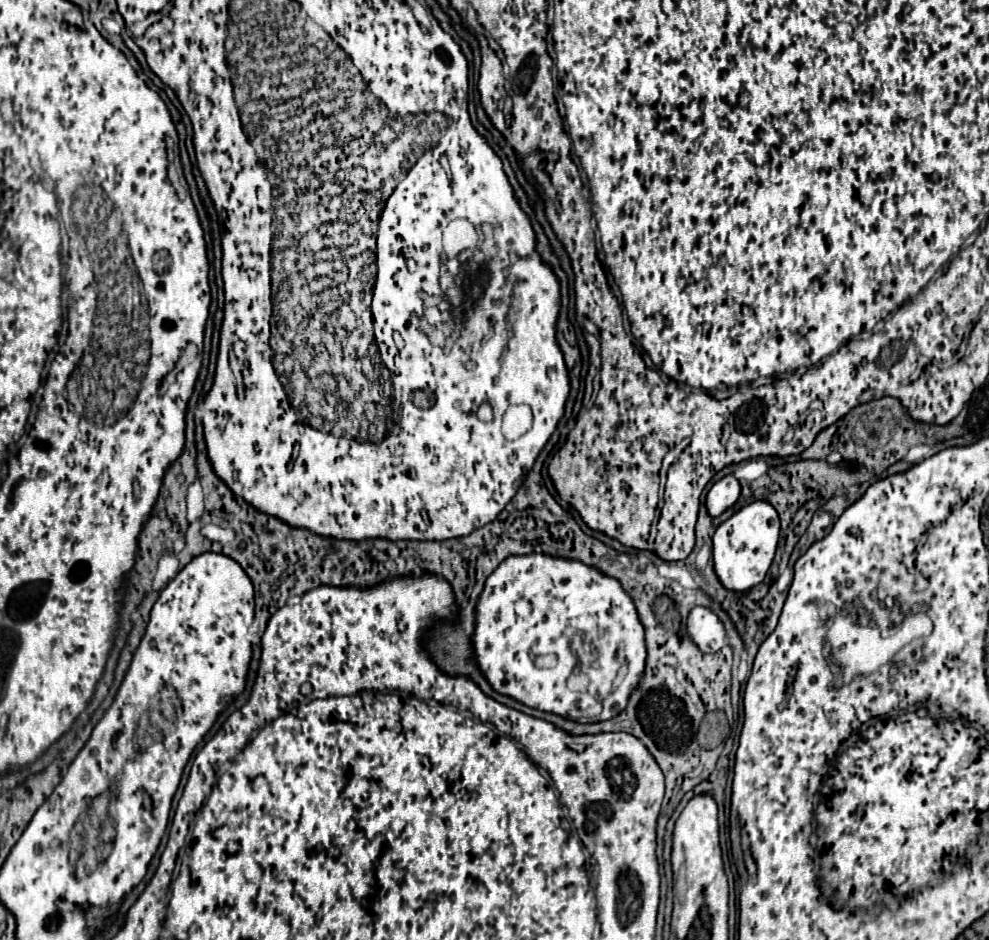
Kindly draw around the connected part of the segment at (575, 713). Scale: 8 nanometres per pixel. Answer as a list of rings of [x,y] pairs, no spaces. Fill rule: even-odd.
[[[550,553],[510,555],[488,575],[482,595],[476,601],[472,651],[478,669],[496,693],[512,697],[532,709],[574,719],[578,723],[608,721],[624,711],[632,691],[644,679],[648,659],[644,625],[636,615],[634,599],[620,587],[620,581],[608,577],[598,567]],[[546,653],[554,653],[558,665],[552,669],[538,669],[534,659]],[[578,671],[588,677],[588,685],[572,689],[568,687],[568,681]]]

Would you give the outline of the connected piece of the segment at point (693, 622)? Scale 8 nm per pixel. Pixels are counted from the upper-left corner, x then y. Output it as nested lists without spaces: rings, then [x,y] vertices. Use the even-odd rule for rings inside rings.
[[[694,607],[686,623],[688,637],[704,653],[716,653],[726,645],[726,627],[708,607]]]

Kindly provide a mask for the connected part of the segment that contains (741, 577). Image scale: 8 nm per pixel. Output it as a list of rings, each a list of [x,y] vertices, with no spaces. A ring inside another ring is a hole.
[[[754,501],[736,511],[730,519],[718,525],[714,533],[714,569],[720,583],[732,591],[746,591],[758,585],[770,563],[780,539],[780,517],[768,501]]]

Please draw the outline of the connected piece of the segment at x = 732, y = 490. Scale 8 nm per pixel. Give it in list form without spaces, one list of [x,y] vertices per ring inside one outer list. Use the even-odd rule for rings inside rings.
[[[726,475],[712,485],[706,495],[706,507],[712,517],[718,517],[728,507],[732,507],[740,497],[740,483],[734,475]]]

